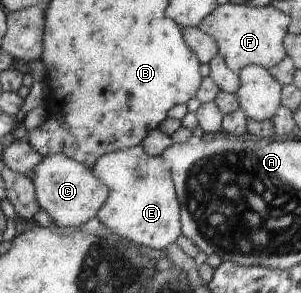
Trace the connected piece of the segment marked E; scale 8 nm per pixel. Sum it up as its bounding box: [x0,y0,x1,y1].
[91,145,181,250]

